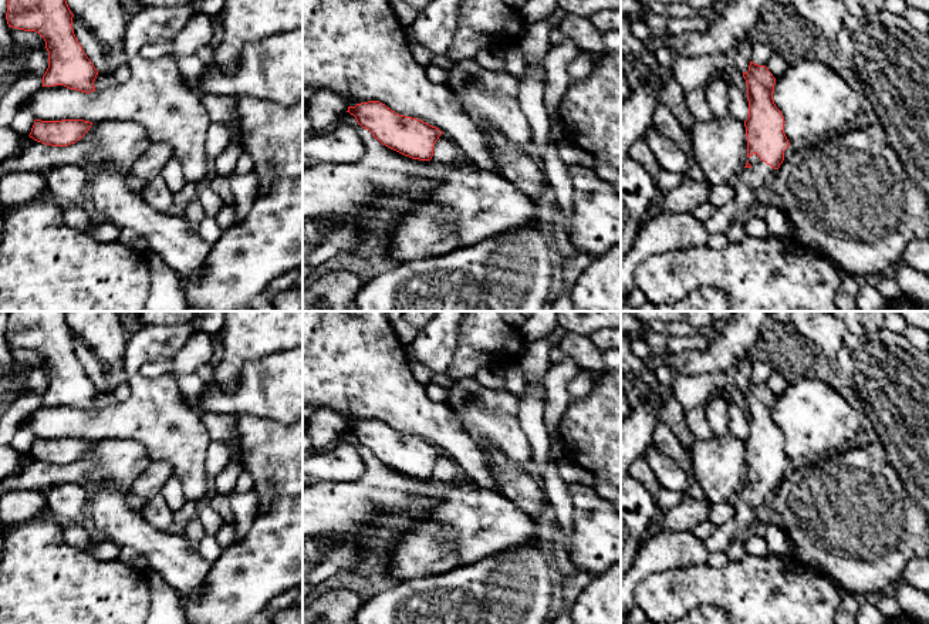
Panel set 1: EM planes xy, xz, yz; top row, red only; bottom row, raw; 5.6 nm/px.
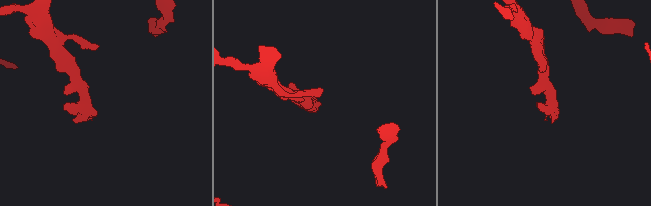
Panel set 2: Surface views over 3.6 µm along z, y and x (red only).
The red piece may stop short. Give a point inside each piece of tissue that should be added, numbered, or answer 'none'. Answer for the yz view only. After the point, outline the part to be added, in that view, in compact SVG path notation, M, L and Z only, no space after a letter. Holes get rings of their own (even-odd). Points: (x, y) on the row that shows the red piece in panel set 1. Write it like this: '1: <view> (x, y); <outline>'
1: yz (752, 179); M753 154L756 163L751 168L744 168L736 185L734 198L723 208L716 208L713 215L703 222L709 235L726 233L734 222L734 216L741 210L759 212L760 203L757 190L770 183L777 173L777 169L763 162L757 154Z

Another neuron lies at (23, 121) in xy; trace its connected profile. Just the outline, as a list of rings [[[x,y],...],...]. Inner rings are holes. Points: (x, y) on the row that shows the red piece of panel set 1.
[[[21,104],[20,108],[17,109],[10,127],[17,134],[27,138],[31,132],[34,121],[36,121],[36,118],[34,118],[34,114],[31,111],[31,107],[28,104]]]

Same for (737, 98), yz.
[[[733,82],[729,85],[729,115],[743,122],[749,118],[747,92]]]

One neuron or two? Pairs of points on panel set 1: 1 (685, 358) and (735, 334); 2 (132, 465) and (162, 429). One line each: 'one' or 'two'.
1: one
2: two

